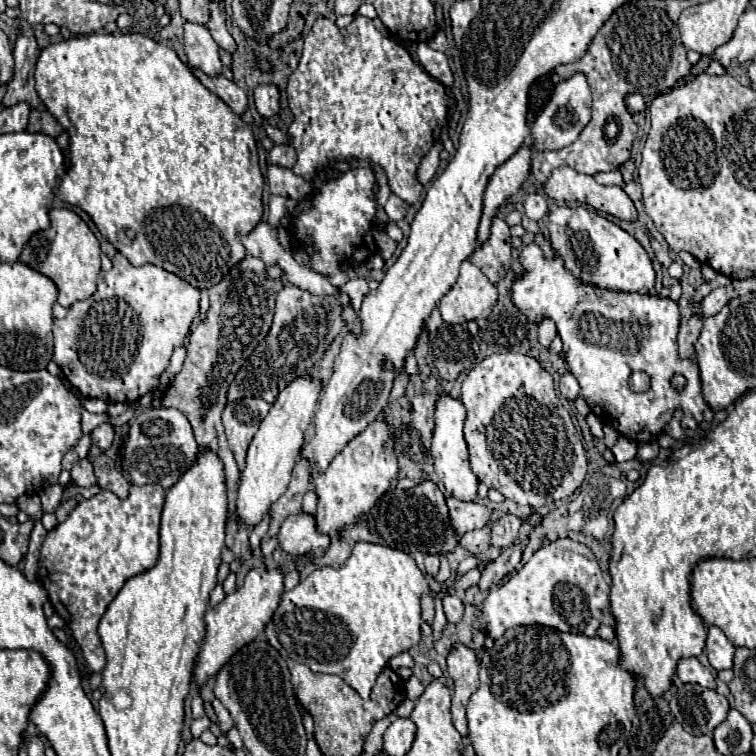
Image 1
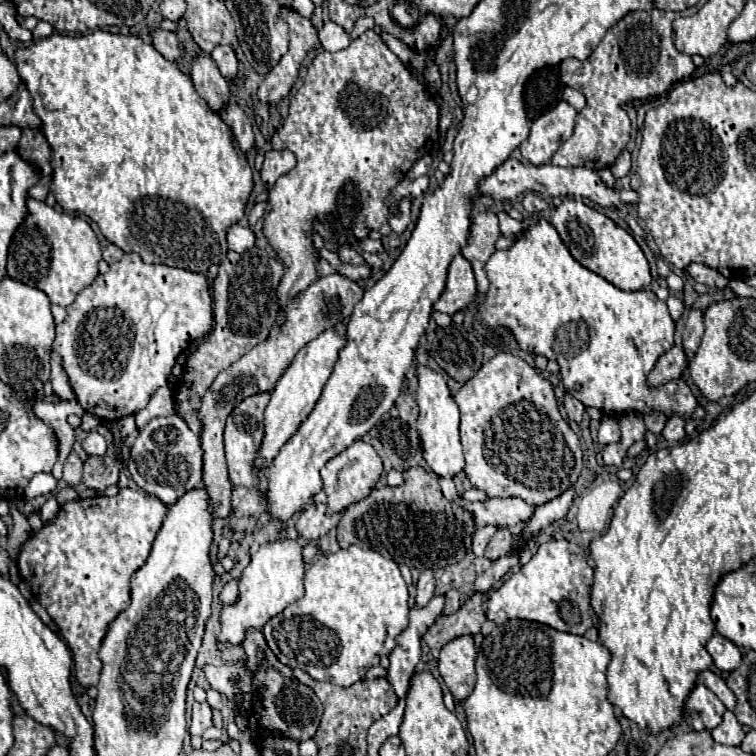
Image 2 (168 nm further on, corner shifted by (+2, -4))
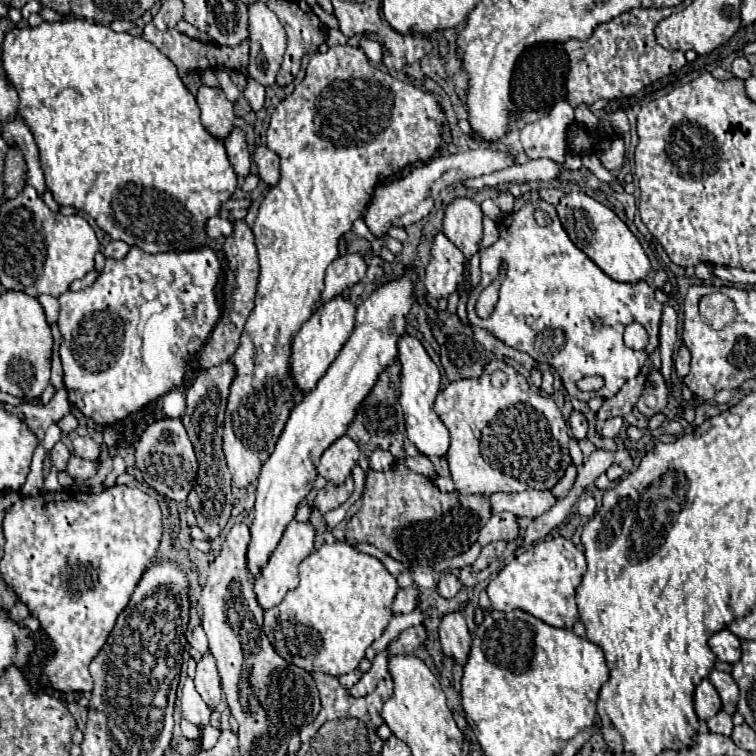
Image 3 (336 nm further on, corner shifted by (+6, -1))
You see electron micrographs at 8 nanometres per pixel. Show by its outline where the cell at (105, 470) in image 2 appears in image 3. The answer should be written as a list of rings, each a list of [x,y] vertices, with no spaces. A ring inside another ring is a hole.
[[[71,455],[69,465],[67,465],[67,475],[71,475],[77,481],[87,481],[95,477],[97,469],[99,469],[99,461],[83,461],[81,457]]]

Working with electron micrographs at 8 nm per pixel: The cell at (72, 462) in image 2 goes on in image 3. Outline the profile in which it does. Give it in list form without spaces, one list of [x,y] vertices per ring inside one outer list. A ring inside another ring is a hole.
[[[61,441],[51,449],[51,465],[53,465],[57,471],[65,471],[65,469],[67,469],[69,457],[71,457],[71,453],[69,453],[69,449],[65,447],[65,443],[61,443]]]

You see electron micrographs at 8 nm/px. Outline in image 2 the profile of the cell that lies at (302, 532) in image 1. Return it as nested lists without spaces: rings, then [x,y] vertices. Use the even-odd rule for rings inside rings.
[[[309,504],[297,518],[295,526],[299,530],[299,536],[307,540],[319,540],[323,538],[331,528],[339,524],[343,518],[343,510],[335,514],[327,514],[327,504]]]

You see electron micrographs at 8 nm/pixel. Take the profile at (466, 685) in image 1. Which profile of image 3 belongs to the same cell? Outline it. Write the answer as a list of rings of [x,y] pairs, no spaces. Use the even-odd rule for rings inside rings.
[[[449,613],[439,625],[439,639],[445,657],[451,657],[457,665],[465,665],[471,651],[471,633],[461,613]]]

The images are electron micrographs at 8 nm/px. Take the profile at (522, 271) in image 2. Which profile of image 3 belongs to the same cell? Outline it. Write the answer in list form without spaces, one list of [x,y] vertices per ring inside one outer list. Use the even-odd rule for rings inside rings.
[[[531,199],[523,209],[509,213],[499,223],[499,239],[491,247],[481,251],[481,281],[471,291],[469,303],[467,303],[467,317],[471,325],[483,327],[491,331],[497,339],[501,339],[505,345],[515,347],[519,351],[525,351],[535,361],[549,363],[561,377],[563,387],[571,397],[577,397],[581,401],[589,401],[593,397],[609,399],[613,397],[629,377],[639,375],[641,367],[649,359],[649,355],[659,347],[659,323],[661,323],[663,305],[655,299],[653,289],[645,283],[619,283],[607,277],[581,249],[577,249],[571,239],[567,237],[565,229],[561,227],[561,221],[555,213],[555,207],[545,203],[543,199]],[[499,257],[507,263],[507,277],[499,287],[499,301],[491,313],[489,319],[479,319],[475,315],[475,301],[479,293],[493,283],[499,271]],[[629,323],[639,323],[645,327],[649,335],[649,343],[641,351],[633,351],[625,347],[623,343],[623,331]],[[589,375],[603,377],[603,387],[599,391],[583,393],[577,389],[577,381]]]

